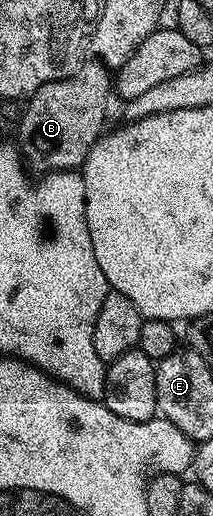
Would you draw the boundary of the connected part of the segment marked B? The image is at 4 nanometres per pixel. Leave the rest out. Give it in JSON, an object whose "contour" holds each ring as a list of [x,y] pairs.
{"contour":[[[88,61],[69,77],[41,85],[41,89],[37,89],[26,100],[27,108],[23,107],[18,116],[19,143],[17,142],[17,147],[22,158],[30,166],[32,163],[39,173],[74,171],[82,168],[89,149],[93,149],[95,140],[104,134],[103,122],[107,119],[107,102],[110,99],[113,99],[113,75],[108,67],[98,61]]]}

